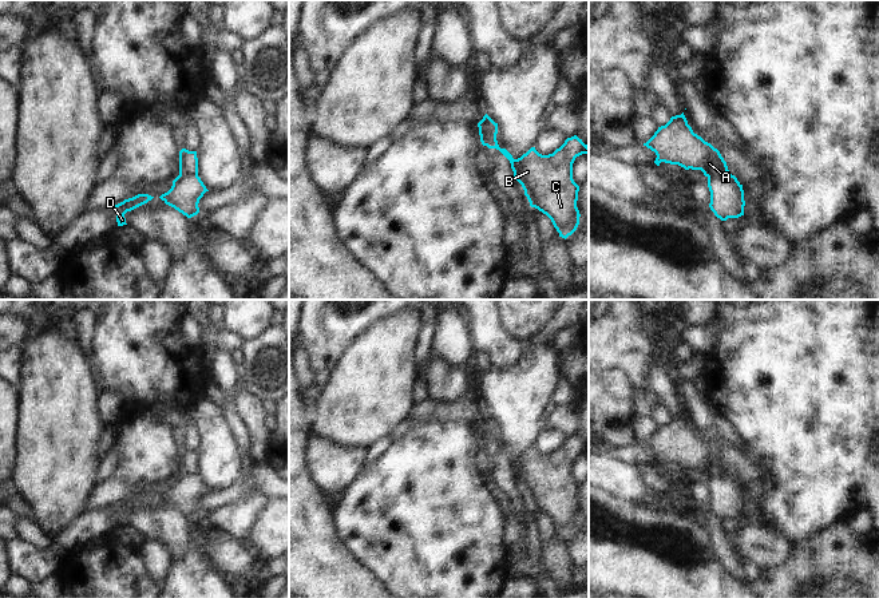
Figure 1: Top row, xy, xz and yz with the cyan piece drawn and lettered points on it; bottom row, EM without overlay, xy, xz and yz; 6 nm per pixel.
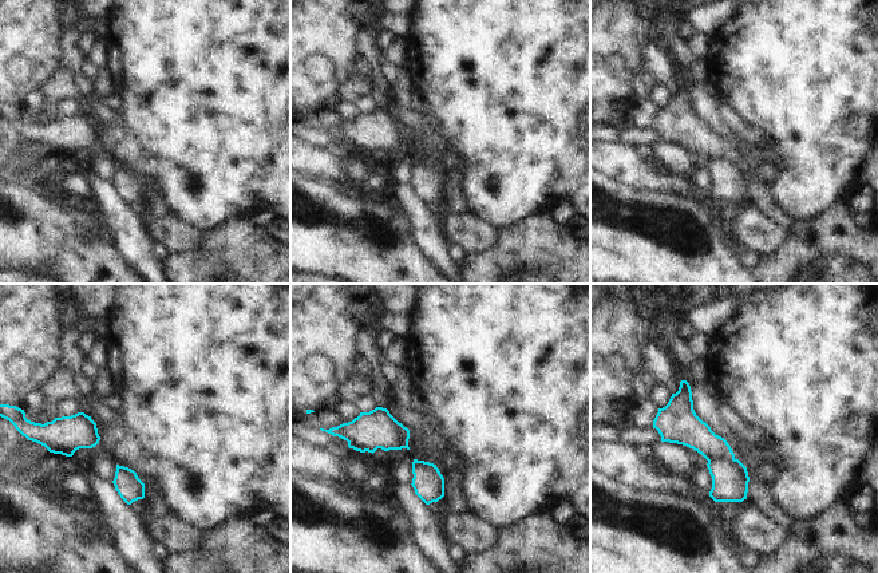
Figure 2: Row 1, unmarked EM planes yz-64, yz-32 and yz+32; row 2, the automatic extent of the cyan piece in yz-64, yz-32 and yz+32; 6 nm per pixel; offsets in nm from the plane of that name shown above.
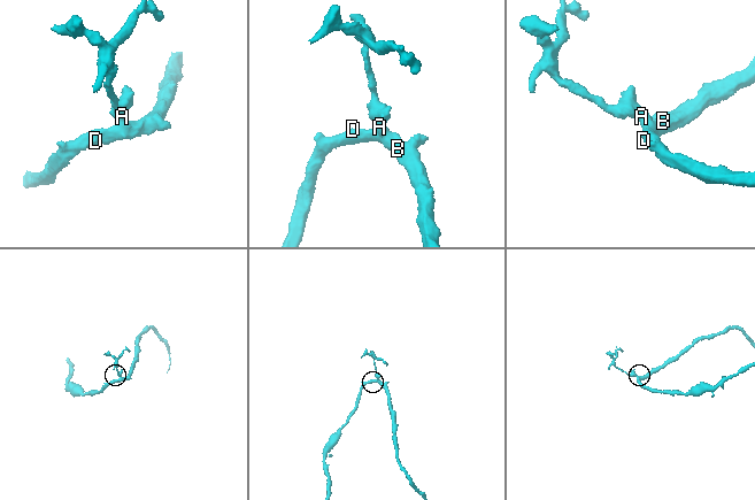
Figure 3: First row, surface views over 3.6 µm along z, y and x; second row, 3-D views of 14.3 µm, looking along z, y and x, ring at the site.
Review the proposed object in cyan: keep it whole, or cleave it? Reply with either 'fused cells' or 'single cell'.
fused cells

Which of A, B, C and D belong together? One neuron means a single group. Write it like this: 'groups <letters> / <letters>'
groups A / B C D

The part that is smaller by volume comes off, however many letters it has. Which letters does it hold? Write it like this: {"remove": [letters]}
{"remove": ["A"]}

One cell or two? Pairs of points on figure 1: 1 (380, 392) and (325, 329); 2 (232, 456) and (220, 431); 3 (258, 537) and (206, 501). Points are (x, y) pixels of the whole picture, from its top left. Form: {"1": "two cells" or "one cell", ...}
{"1": "two cells", "2": "one cell", "3": "two cells"}

